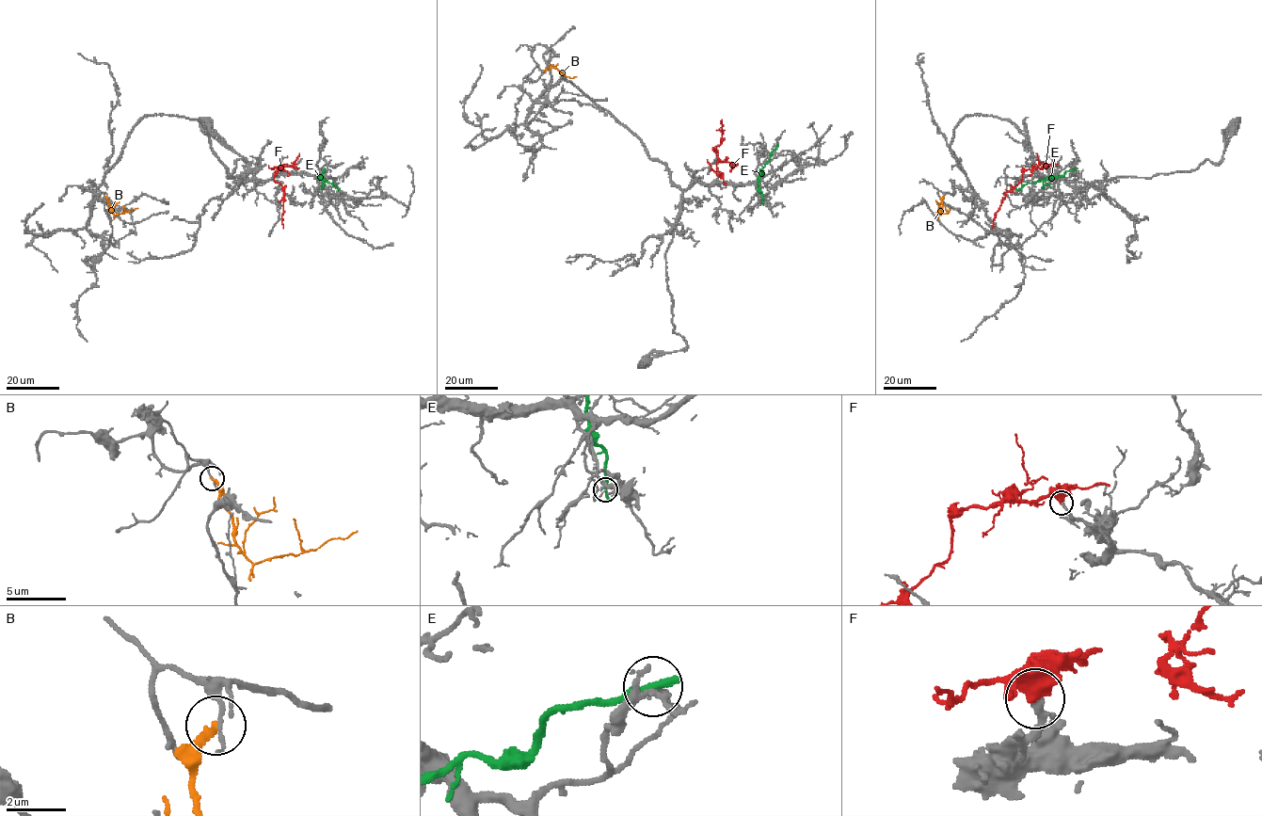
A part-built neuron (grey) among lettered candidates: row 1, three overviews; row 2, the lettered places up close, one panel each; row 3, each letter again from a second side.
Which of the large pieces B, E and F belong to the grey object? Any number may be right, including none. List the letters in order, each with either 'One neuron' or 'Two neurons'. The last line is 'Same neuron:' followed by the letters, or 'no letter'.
B: Two neurons
E: Two neurons
F: One neuron
Same neuron: F

